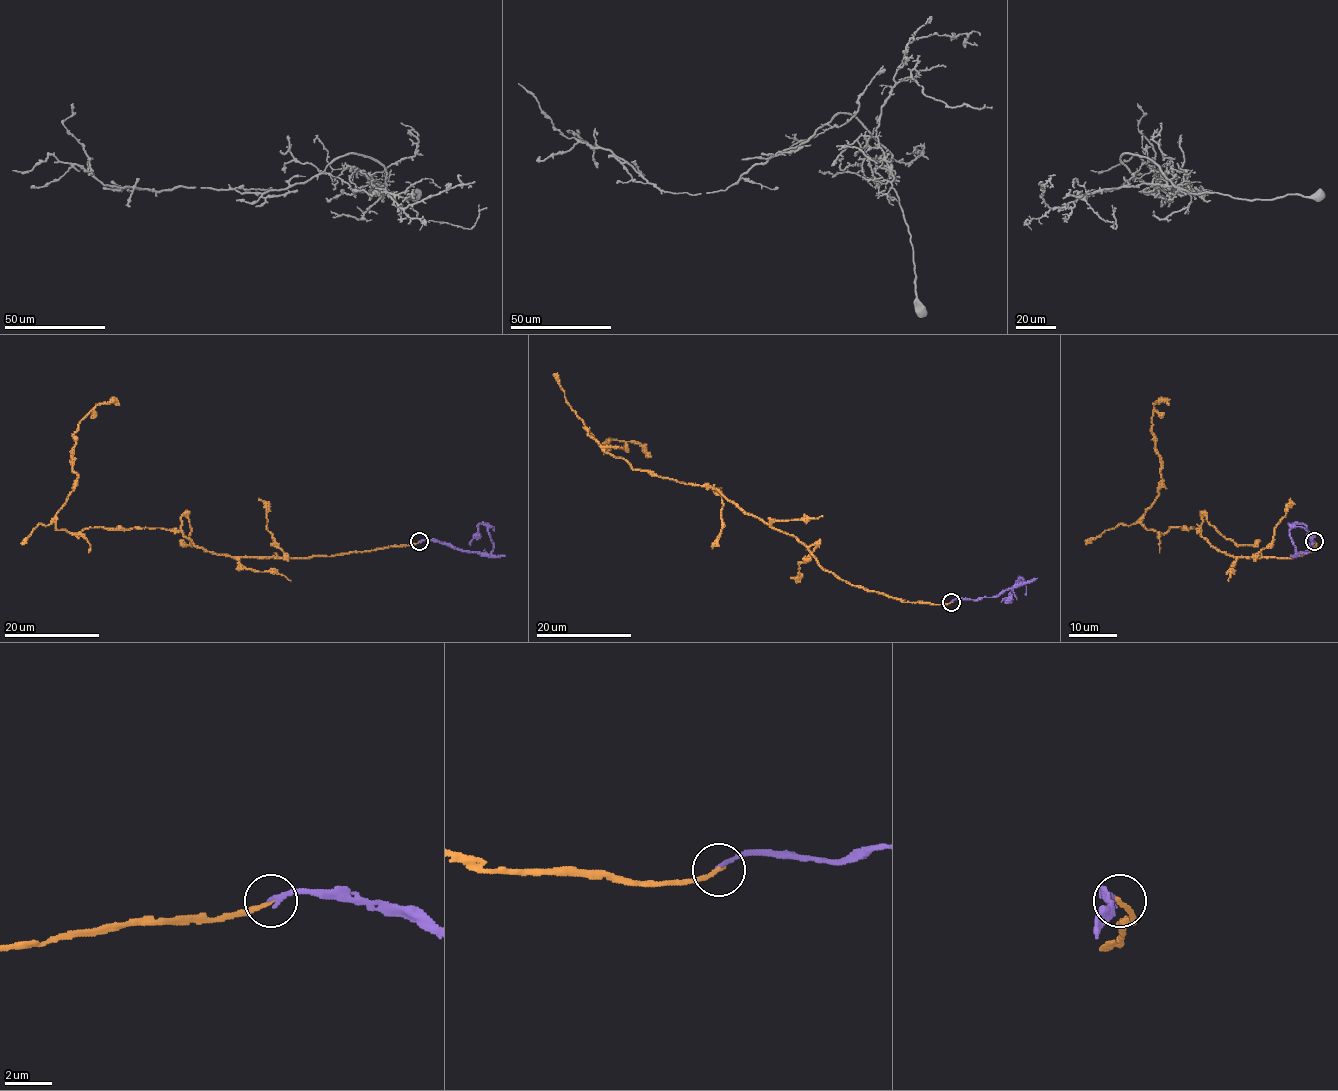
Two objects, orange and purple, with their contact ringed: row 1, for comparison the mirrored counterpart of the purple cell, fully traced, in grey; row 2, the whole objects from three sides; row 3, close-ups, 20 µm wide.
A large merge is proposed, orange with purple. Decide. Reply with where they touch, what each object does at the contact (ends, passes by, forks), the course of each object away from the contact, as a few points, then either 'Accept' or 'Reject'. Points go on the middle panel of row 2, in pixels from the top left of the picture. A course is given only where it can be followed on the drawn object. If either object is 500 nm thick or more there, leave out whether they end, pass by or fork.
Place: (951, 602). At the ring orange ends. At the ring purple ends. Course of orange: (951, 602), (901, 602), (842, 580), (712, 486), (634, 470), (587, 429), (605, 448), (637, 442), (651, 457). Course of purple: (951, 602), (957, 598), (994, 597), (1025, 584), (1020, 577), (1002, 601). Reject

